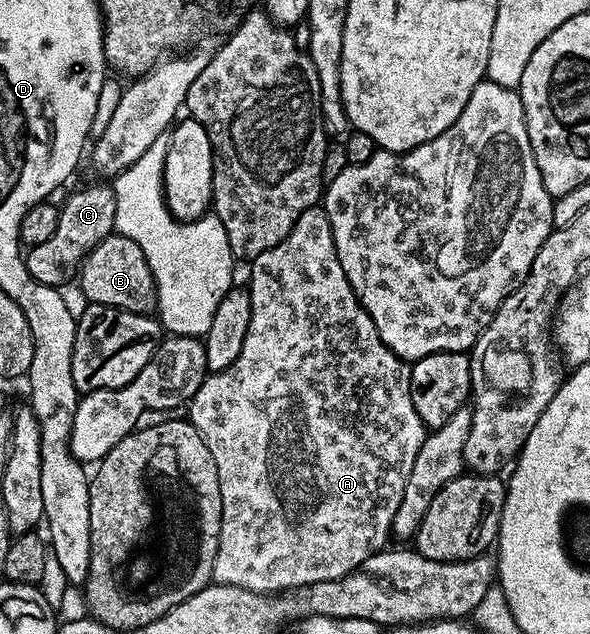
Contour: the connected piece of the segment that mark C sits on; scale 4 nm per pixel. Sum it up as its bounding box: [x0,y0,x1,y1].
[27,181,116,287]

